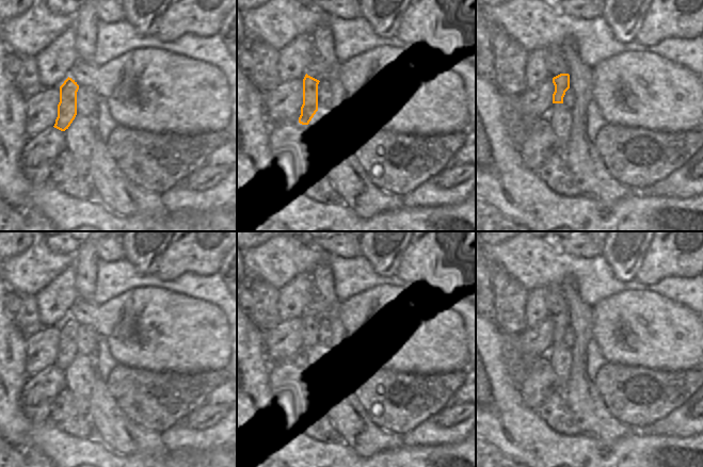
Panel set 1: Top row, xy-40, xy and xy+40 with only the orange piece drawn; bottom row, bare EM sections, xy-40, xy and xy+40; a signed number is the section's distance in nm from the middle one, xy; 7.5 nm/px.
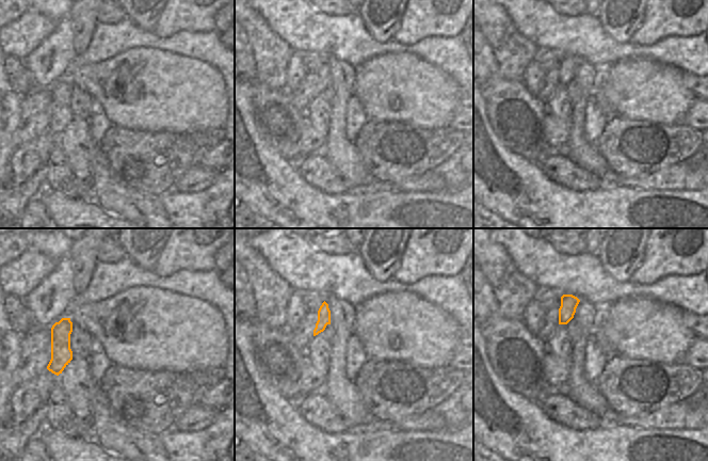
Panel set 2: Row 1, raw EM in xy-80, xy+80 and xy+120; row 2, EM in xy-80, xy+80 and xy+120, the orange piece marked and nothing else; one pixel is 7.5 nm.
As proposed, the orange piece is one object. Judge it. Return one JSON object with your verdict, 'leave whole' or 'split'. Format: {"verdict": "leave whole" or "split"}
{"verdict": "leave whole"}

